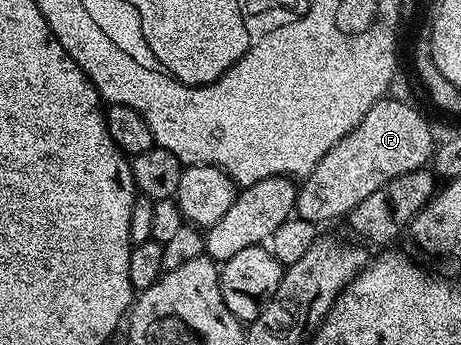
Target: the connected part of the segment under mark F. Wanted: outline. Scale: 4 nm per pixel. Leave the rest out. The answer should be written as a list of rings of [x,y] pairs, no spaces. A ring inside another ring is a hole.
[[[385,95],[378,103],[374,103],[374,107],[370,107],[370,111],[362,115],[358,127],[354,127],[345,137],[338,139],[338,143],[334,143],[334,147],[330,147],[330,151],[326,151],[326,155],[318,159],[314,171],[310,171],[310,175],[299,182],[295,216],[313,223],[336,221],[339,217],[340,220],[347,218],[349,211],[358,207],[358,203],[362,203],[366,195],[374,195],[374,191],[378,191],[398,175],[413,173],[431,162],[434,140],[432,141],[432,129],[428,126],[427,119],[414,106],[392,96]]]

